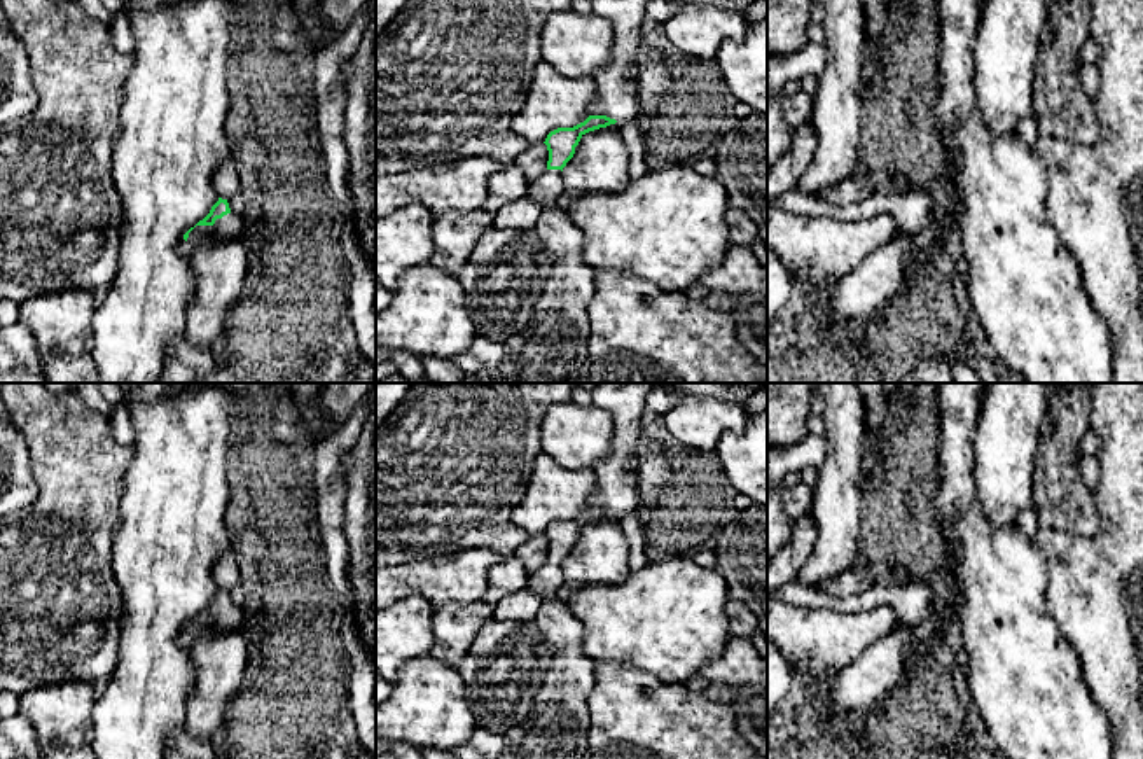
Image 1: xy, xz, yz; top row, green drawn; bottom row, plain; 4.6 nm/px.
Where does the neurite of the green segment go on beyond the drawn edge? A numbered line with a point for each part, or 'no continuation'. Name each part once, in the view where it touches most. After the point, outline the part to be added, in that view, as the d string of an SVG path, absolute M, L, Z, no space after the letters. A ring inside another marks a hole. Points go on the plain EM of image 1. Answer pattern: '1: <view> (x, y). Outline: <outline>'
1: xy (229, 618). Outline: M234 603L217 610L213 617L196 617L187 630L187 640L194 642L204 633L229 633L229 631L243 631L243 617L245 610L236 607Z
2: xz (556, 728). Outline: M545 561L528 575L526 588L542 596L535 623L551 647L551 666L544 675L530 714L503 735L505 747L496 759L582 759L587 750L587 698L594 687L594 666L582 649L584 628L565 603L558 589L565 584L561 561Z

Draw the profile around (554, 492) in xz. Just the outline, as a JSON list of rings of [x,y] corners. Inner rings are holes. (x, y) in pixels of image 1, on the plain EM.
[[[540,453],[524,497],[512,509],[510,519],[526,535],[542,535],[551,523],[584,514],[594,491],[594,469],[572,470]]]

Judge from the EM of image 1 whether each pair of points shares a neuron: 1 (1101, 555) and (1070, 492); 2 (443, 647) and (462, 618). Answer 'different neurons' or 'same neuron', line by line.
1: different neurons
2: same neuron

